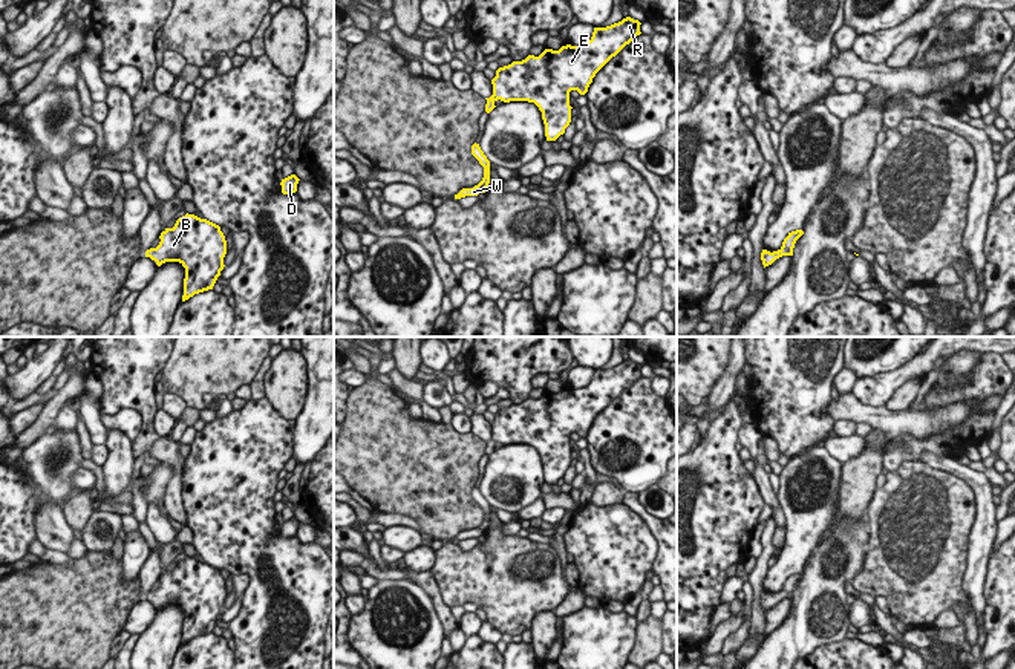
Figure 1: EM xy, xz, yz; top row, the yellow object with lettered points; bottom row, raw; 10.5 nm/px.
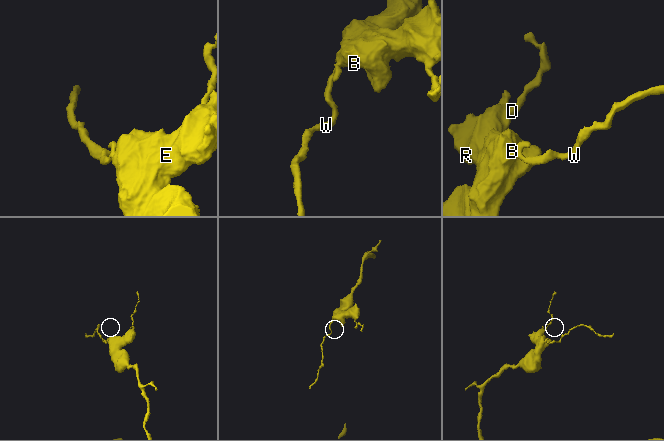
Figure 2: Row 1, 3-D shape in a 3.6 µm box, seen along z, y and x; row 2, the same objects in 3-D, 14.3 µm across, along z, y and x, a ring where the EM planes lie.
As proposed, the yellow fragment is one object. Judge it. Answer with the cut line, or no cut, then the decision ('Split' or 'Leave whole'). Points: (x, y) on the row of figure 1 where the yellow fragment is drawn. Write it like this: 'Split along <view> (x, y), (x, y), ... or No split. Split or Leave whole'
No split. Leave whole

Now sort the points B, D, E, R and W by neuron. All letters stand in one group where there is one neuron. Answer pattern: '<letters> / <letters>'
B D E R W

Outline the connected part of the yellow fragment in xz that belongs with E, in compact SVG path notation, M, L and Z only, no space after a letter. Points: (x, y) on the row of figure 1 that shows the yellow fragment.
M631 17L623 18L606 28L594 28L592 37L586 44L562 46L559 51L545 49L539 57L528 55L522 61L513 61L508 66L499 67L491 80L493 95L487 100L485 112L490 113L498 100L528 101L534 103L542 112L547 141L556 141L565 133L571 122L570 92L577 90L580 95L588 92L596 73L615 57L626 44L640 35L640 21Z

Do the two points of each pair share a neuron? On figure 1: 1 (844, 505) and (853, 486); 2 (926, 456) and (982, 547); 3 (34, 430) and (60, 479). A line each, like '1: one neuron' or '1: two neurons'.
1: one neuron
2: one neuron
3: two neurons

